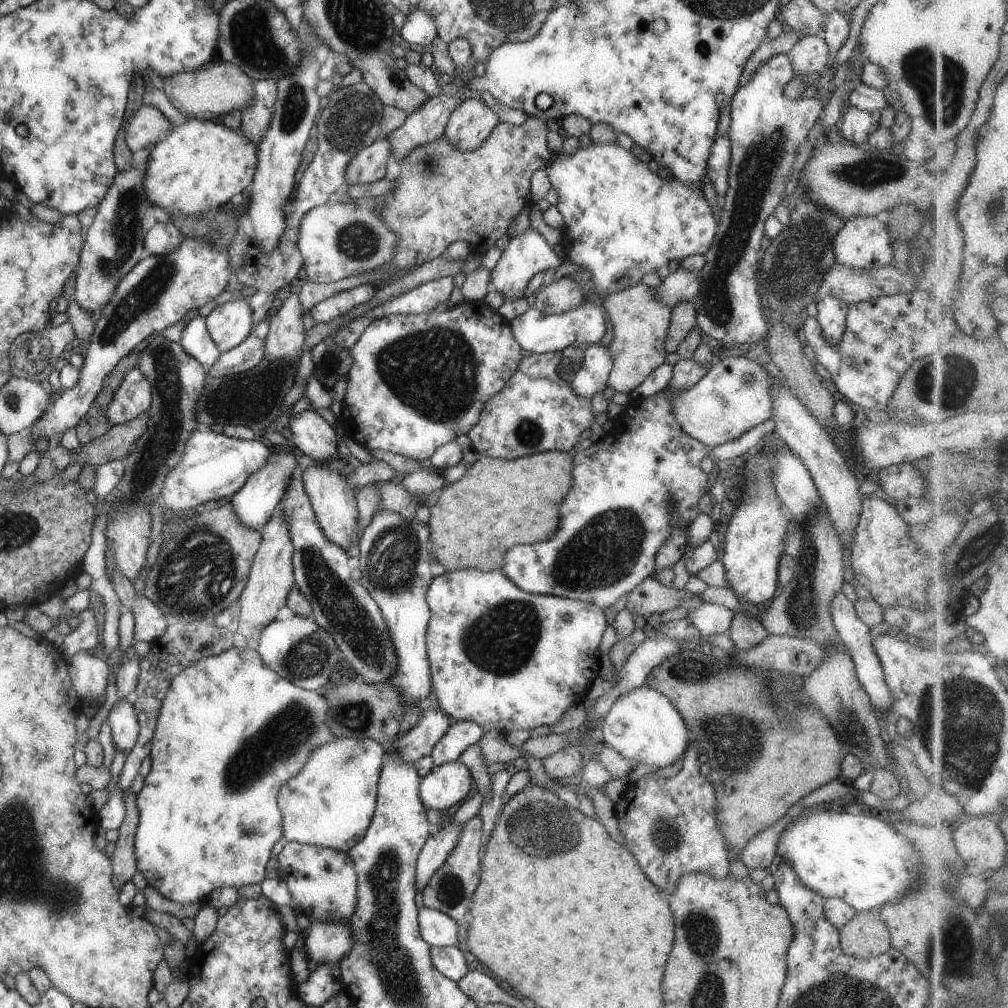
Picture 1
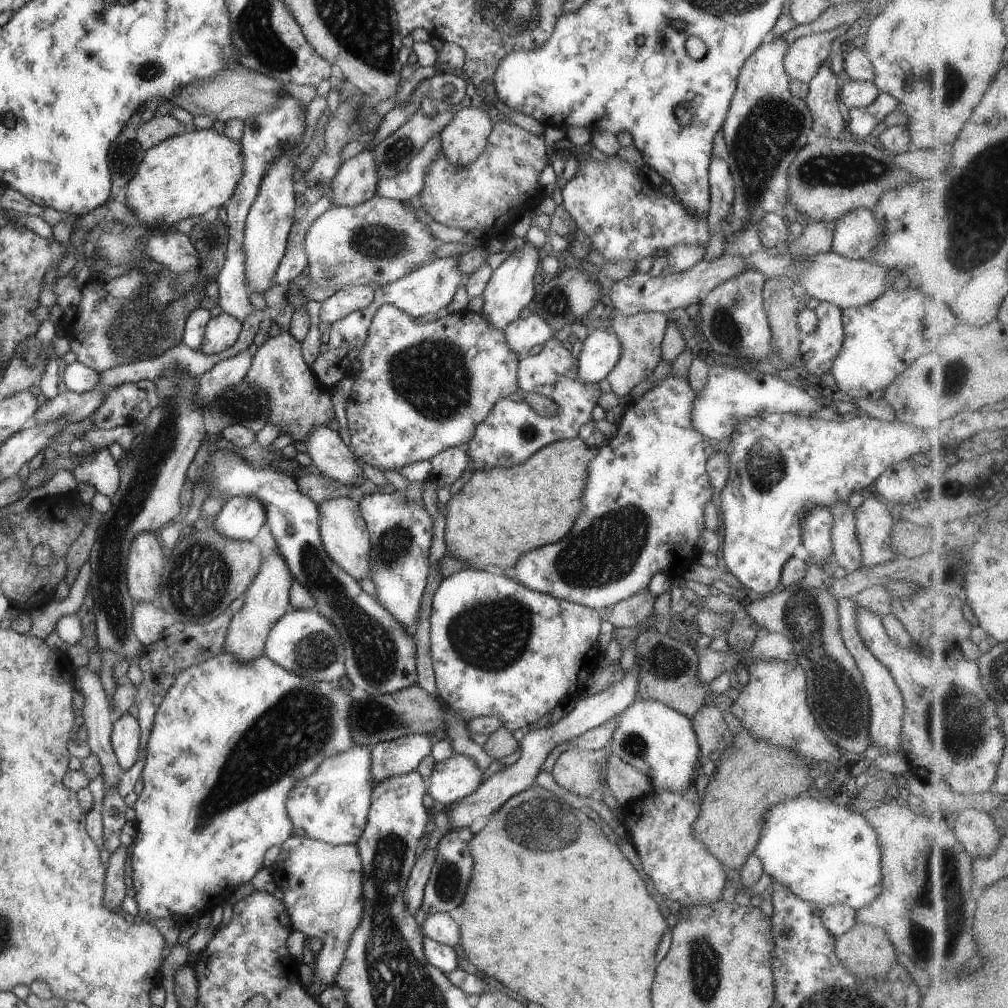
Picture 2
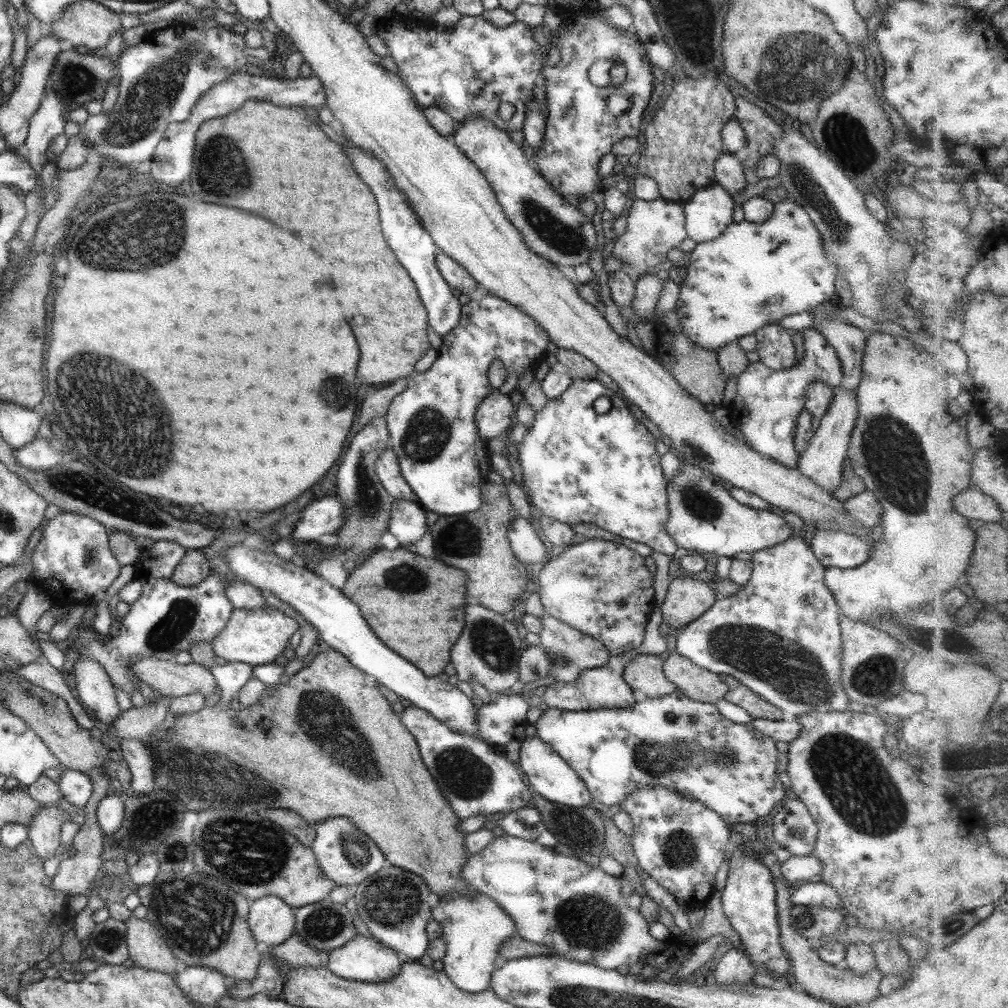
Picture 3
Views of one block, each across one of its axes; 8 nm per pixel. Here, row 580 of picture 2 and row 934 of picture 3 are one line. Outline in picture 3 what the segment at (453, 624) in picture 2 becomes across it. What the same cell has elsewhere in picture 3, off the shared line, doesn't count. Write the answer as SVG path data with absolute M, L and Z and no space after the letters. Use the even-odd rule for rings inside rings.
M445 893L430 908L431 919L438 922L440 938L444 942L442 971L449 980L466 993L478 993L488 988L493 962L500 956L500 948L516 935L515 921L486 894L475 893L470 897L457 893Z

